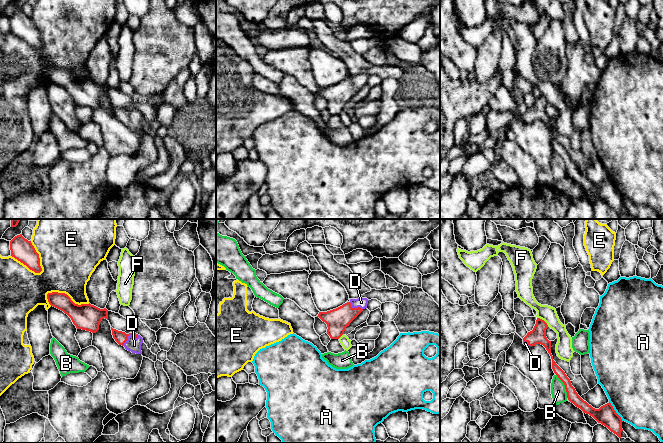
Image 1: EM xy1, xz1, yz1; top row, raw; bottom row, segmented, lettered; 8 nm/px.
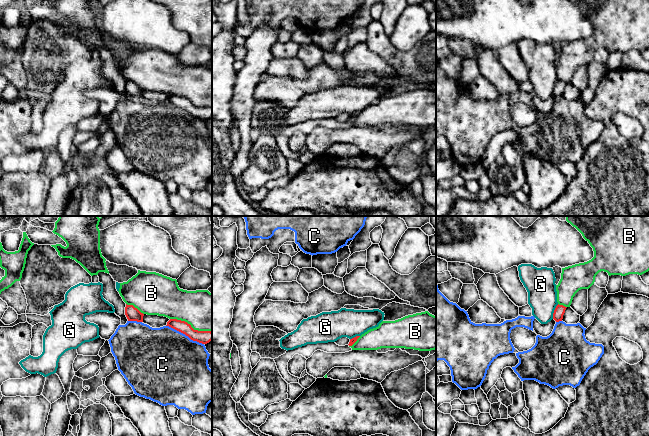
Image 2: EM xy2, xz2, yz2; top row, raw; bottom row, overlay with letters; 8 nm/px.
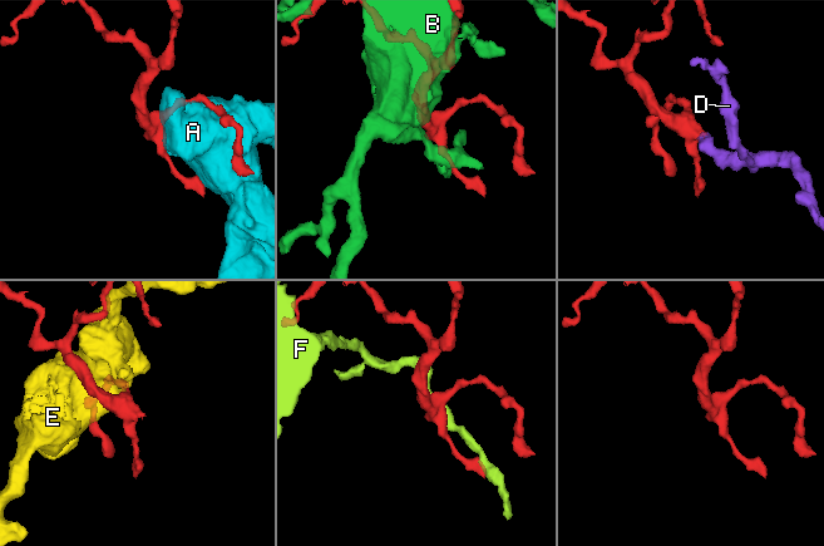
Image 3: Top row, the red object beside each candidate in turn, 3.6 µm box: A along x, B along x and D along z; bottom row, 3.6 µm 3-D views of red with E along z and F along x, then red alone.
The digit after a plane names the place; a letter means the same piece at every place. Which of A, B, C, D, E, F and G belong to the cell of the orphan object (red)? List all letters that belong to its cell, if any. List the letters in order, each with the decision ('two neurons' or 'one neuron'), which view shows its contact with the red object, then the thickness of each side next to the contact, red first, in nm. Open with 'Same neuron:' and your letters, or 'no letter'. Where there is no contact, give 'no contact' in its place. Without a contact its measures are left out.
Same neuron: D
A: two neurons | yz1 | 160/460 nm
B: two neurons | xy2 | 110/320 nm
C: two neurons | xy2 | 110/500 nm
D: one neuron | xy1 | 100/110 nm
E: two neurons | xy1 | 180/360 nm
F: two neurons | yz1 | 130/130 nm
G: two neurons | yz2 | 90/240 nm

